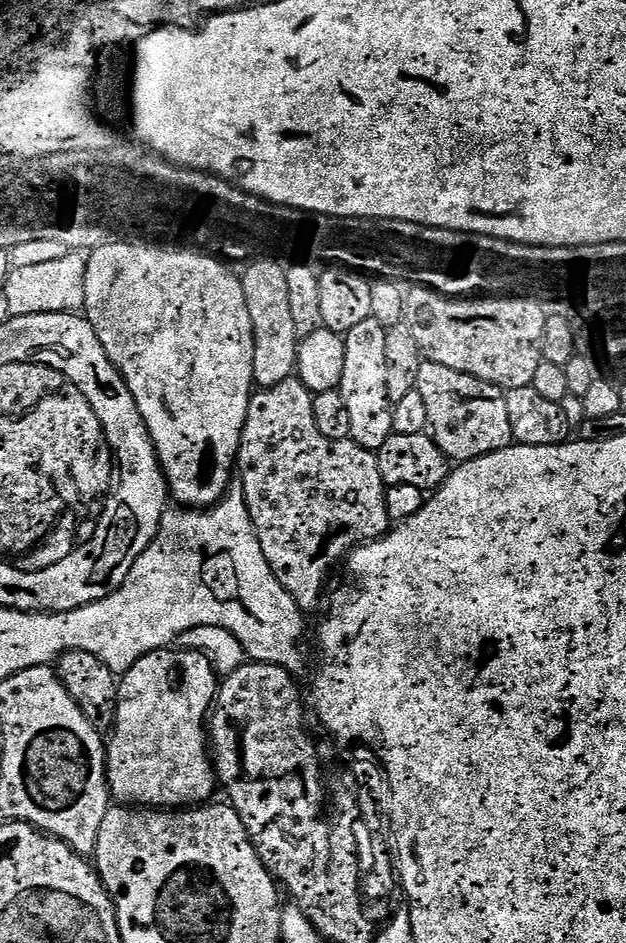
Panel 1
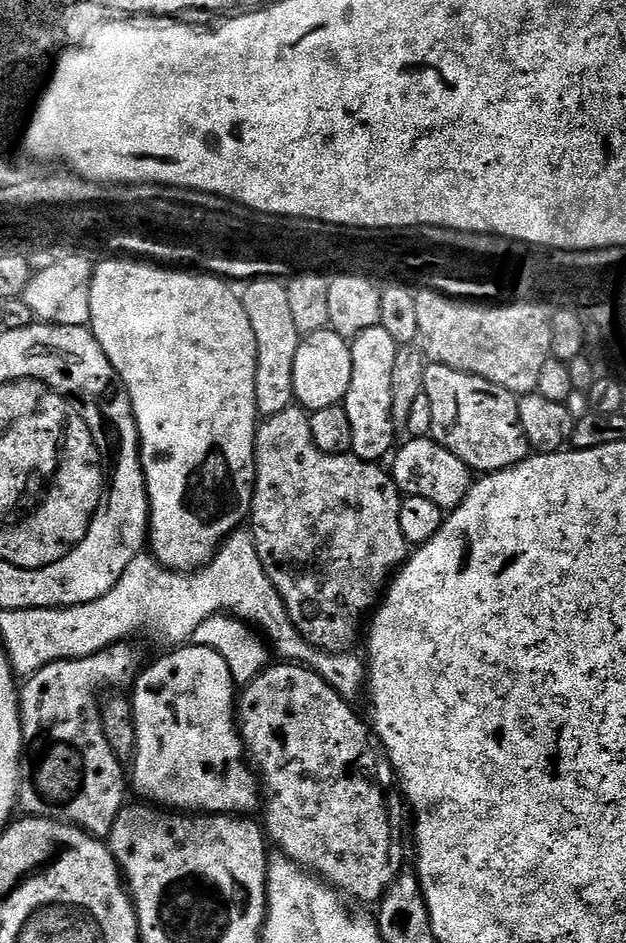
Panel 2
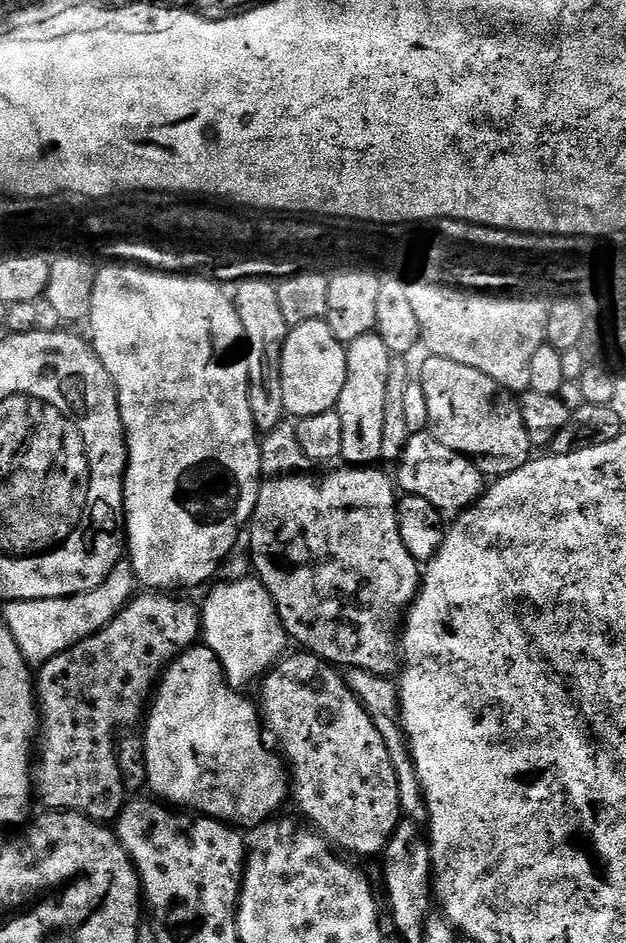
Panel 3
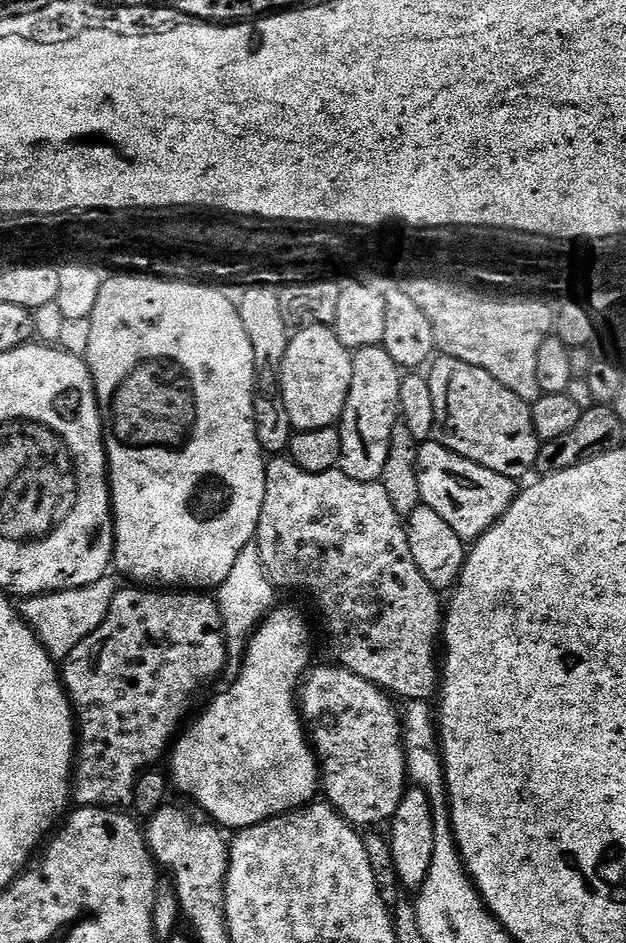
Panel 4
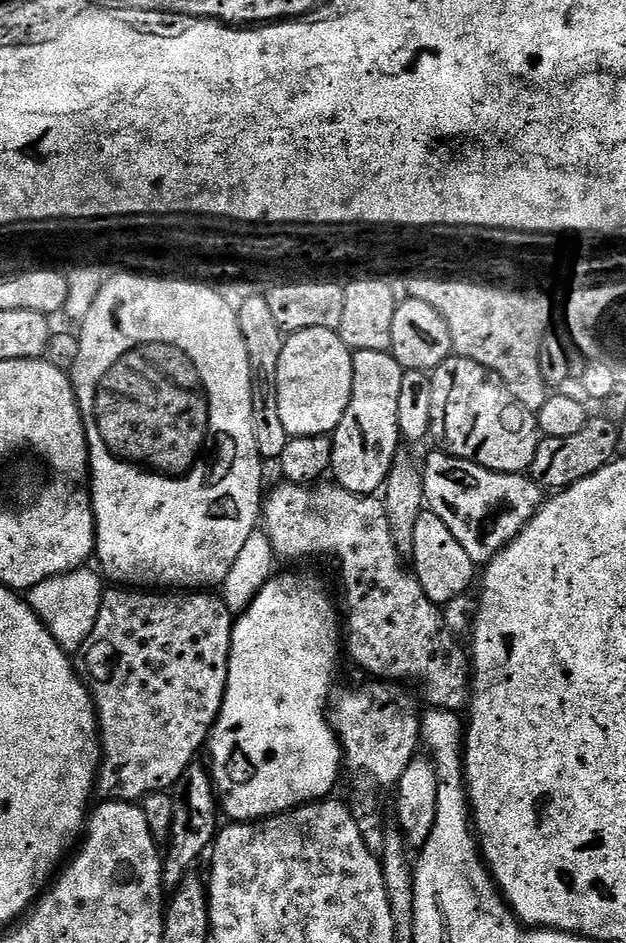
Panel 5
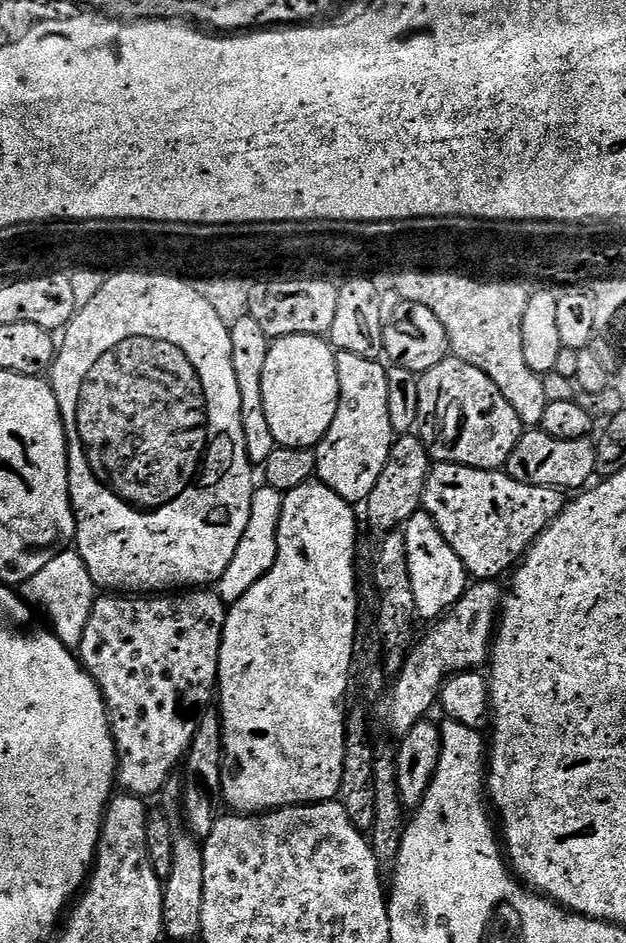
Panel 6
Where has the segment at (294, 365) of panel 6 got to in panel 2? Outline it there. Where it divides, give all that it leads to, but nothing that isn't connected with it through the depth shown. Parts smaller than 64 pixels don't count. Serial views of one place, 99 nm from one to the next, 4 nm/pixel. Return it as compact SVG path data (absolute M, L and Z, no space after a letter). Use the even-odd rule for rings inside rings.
M327 327L301 339L292 371L292 395L299 407L313 413L335 404L343 405L351 377L352 350L343 336Z

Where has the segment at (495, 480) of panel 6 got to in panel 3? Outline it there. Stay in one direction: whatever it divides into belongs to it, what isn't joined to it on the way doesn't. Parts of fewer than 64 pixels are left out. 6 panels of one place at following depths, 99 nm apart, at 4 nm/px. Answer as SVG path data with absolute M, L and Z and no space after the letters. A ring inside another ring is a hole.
M428 430L410 436L404 455L398 461L398 468L399 487L409 496L426 498L426 502L430 502L430 506L437 508L445 518L471 509L486 491L484 473L479 472L475 464L462 454L450 450L450 446L442 446L442 442L438 442Z

